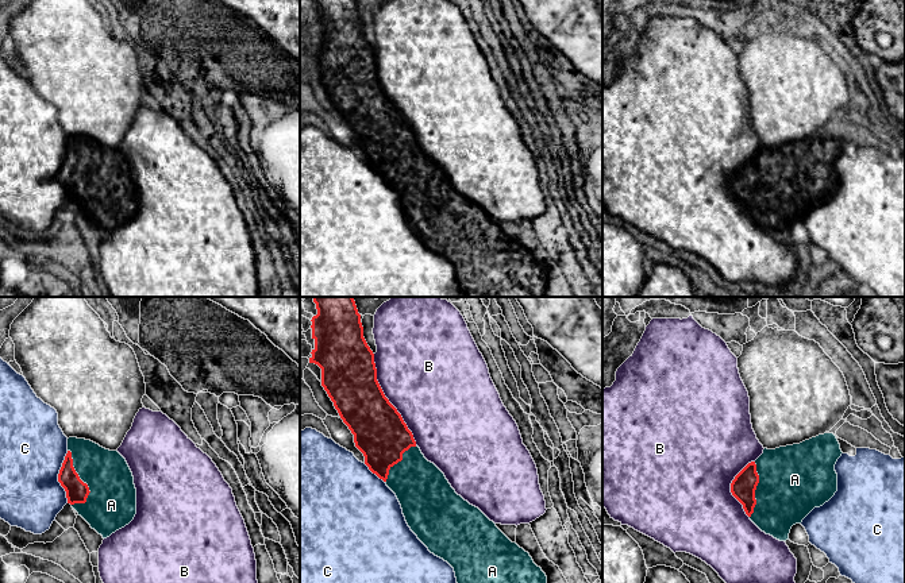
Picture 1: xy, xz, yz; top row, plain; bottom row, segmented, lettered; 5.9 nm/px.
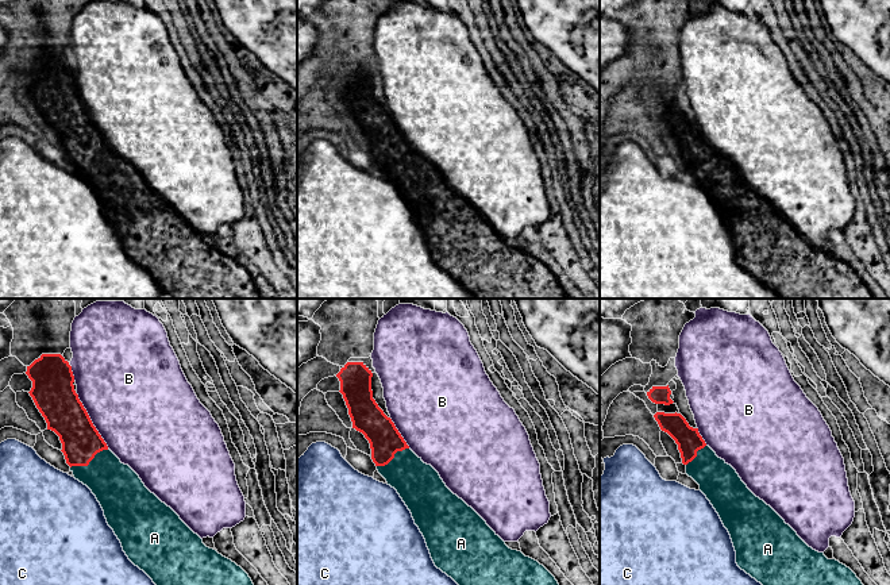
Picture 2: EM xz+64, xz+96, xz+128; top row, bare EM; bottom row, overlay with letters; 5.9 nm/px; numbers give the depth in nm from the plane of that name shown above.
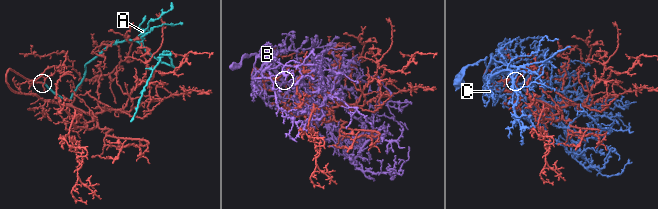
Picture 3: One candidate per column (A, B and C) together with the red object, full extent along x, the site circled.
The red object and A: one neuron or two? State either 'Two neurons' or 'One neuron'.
One neuron

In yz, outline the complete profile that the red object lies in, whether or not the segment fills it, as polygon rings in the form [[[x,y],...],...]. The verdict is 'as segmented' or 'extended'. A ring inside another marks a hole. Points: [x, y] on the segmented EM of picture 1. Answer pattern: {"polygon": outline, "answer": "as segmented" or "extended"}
{"polygon": [[[824,433],[800,444],[779,447],[775,449],[763,449],[763,453],[748,463],[732,480],[731,493],[743,505],[750,520],[766,534],[779,541],[789,540],[793,525],[802,520],[814,509],[828,502],[837,491],[837,474],[835,464],[842,456],[840,444],[833,433]]], "answer": "extended"}

